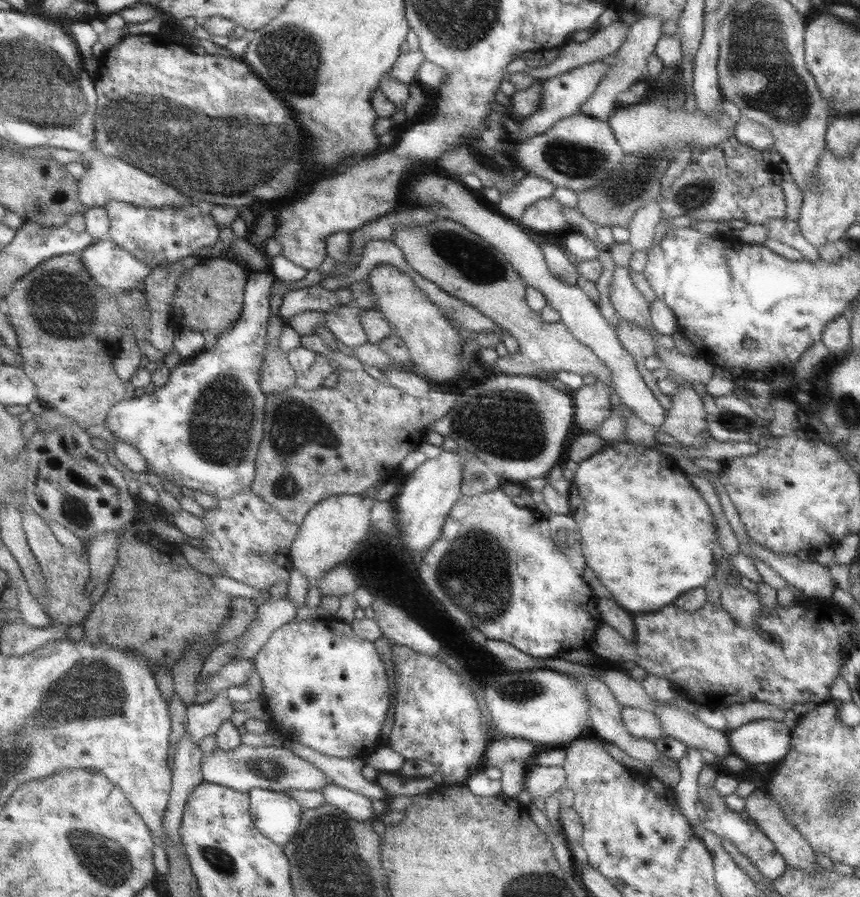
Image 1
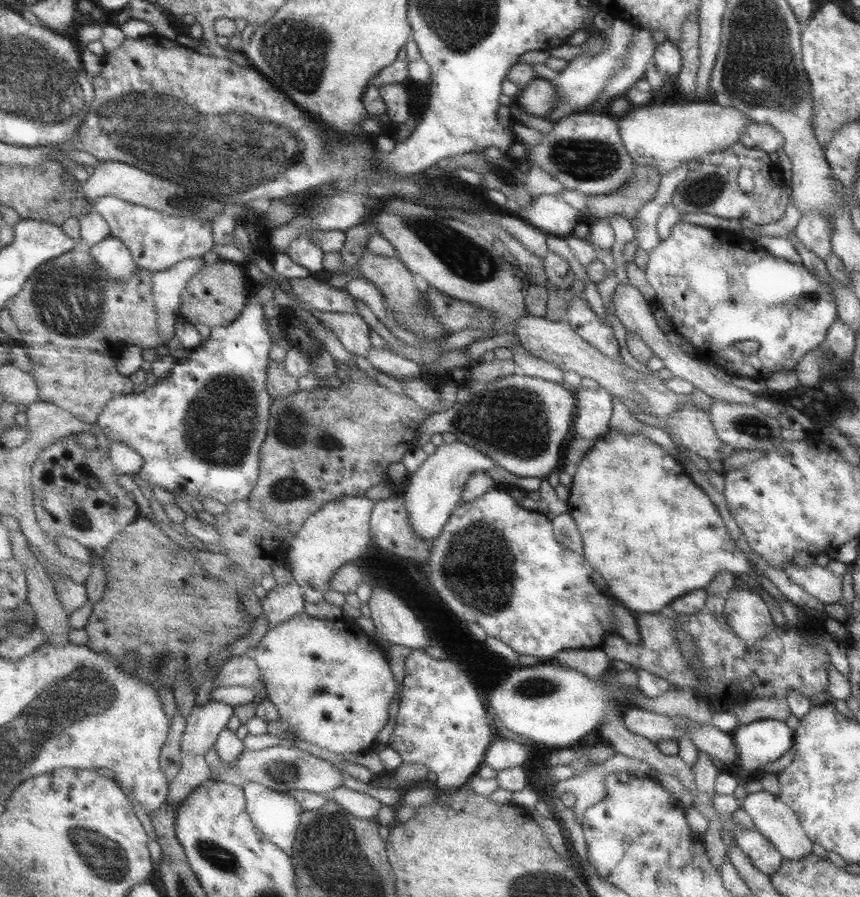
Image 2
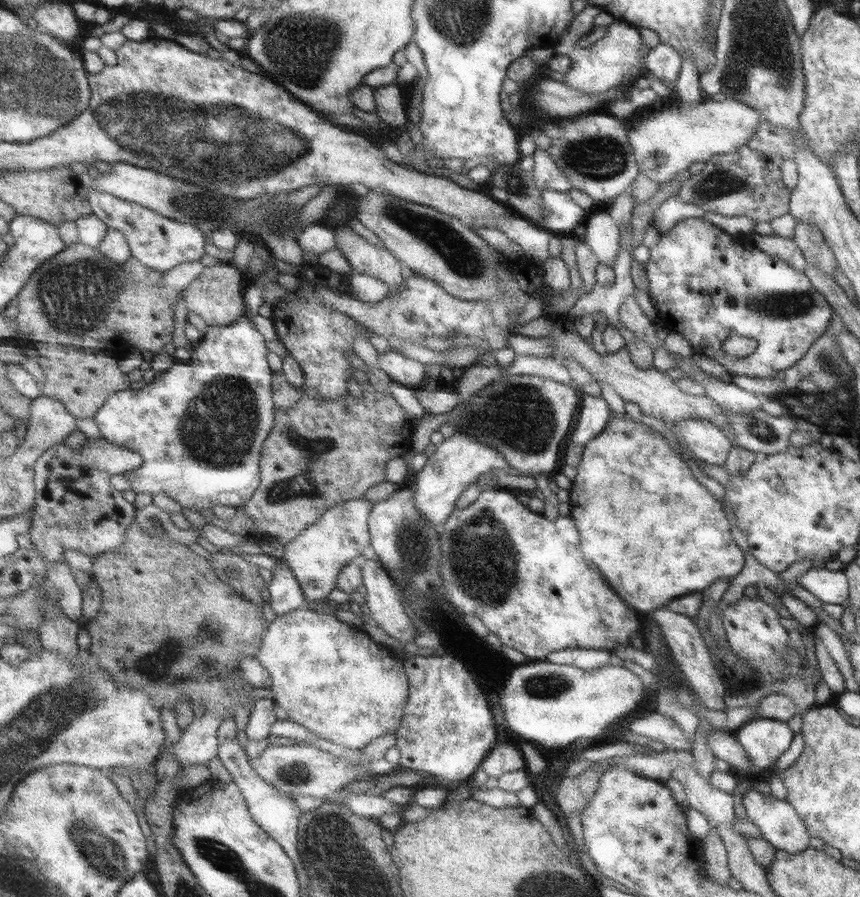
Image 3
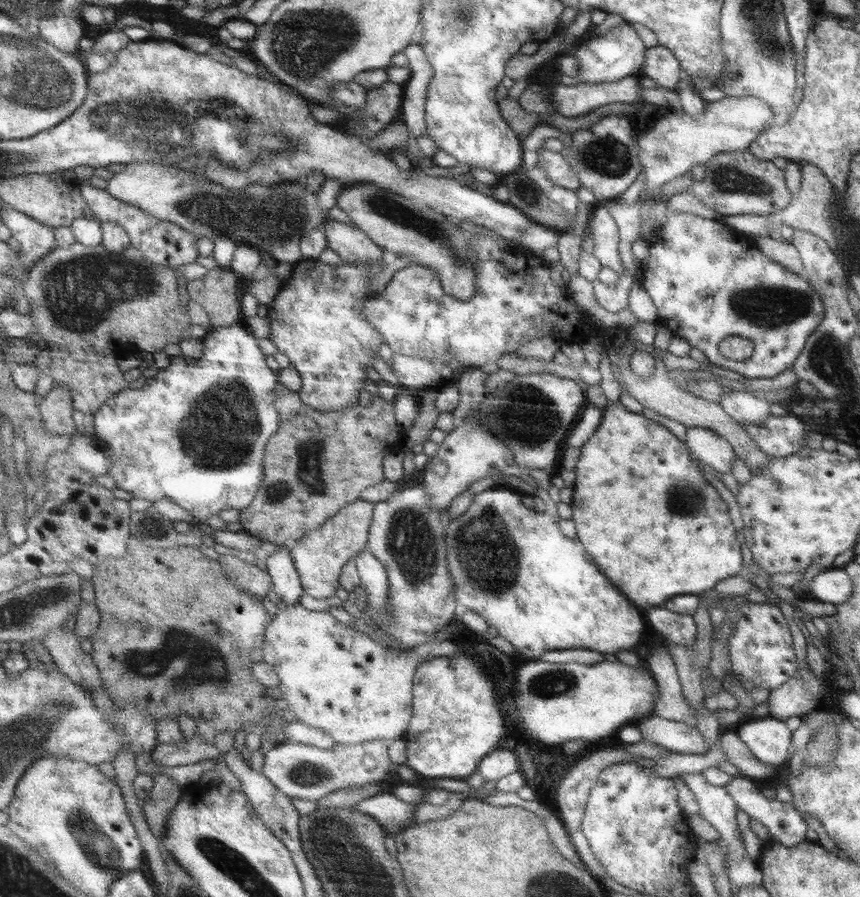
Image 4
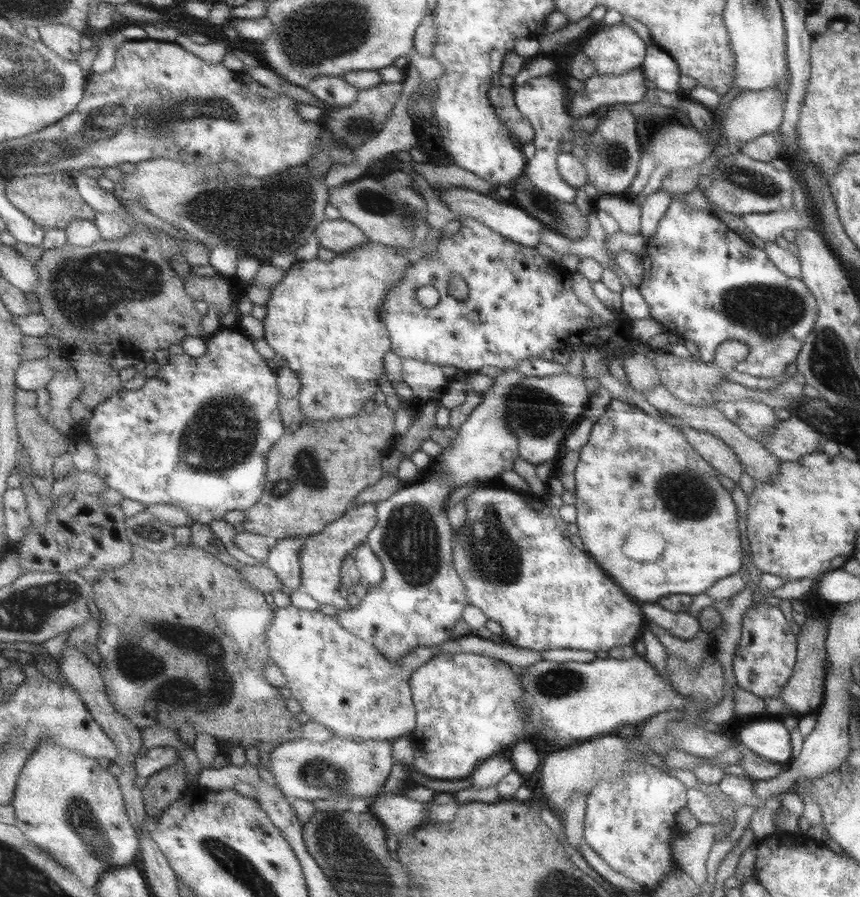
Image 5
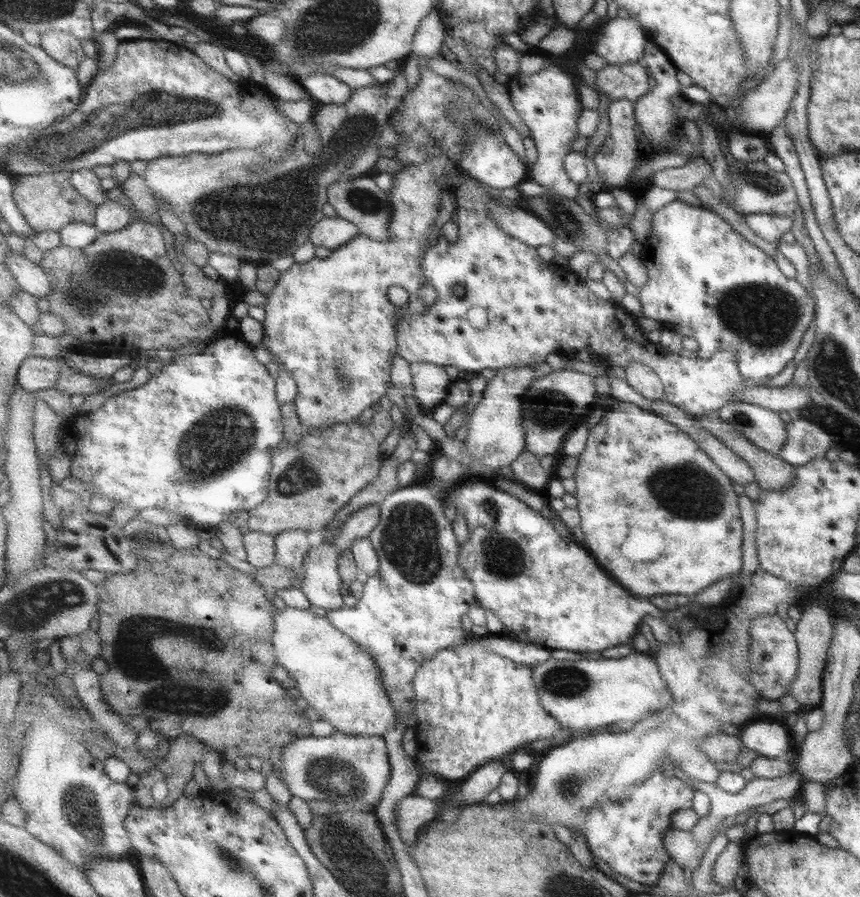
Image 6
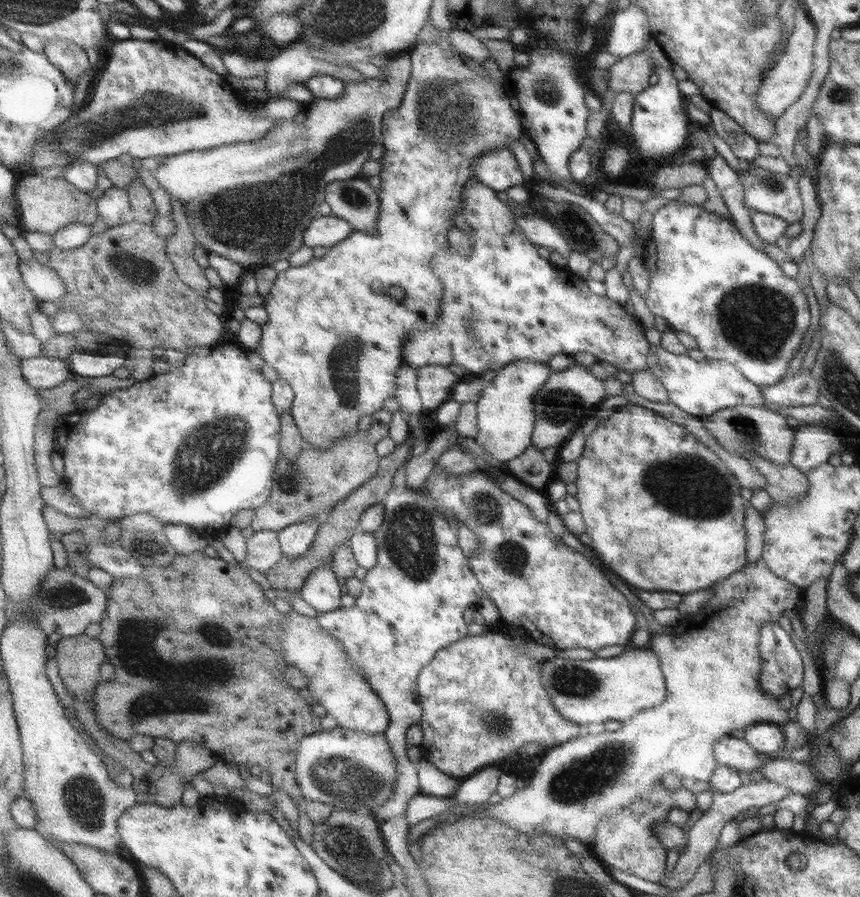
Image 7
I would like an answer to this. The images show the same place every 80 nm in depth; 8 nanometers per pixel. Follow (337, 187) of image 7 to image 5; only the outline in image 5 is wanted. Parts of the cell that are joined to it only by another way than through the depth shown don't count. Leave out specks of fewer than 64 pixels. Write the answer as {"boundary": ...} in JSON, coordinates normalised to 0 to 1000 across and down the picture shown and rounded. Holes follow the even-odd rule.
{"boundary":[[[423,197],[399,206],[384,212],[385,226],[398,236],[400,244],[415,250],[433,269],[455,275],[472,275],[474,279],[493,274],[500,250],[495,243],[487,243],[491,236],[480,234],[463,216],[453,214],[444,201]]]}

